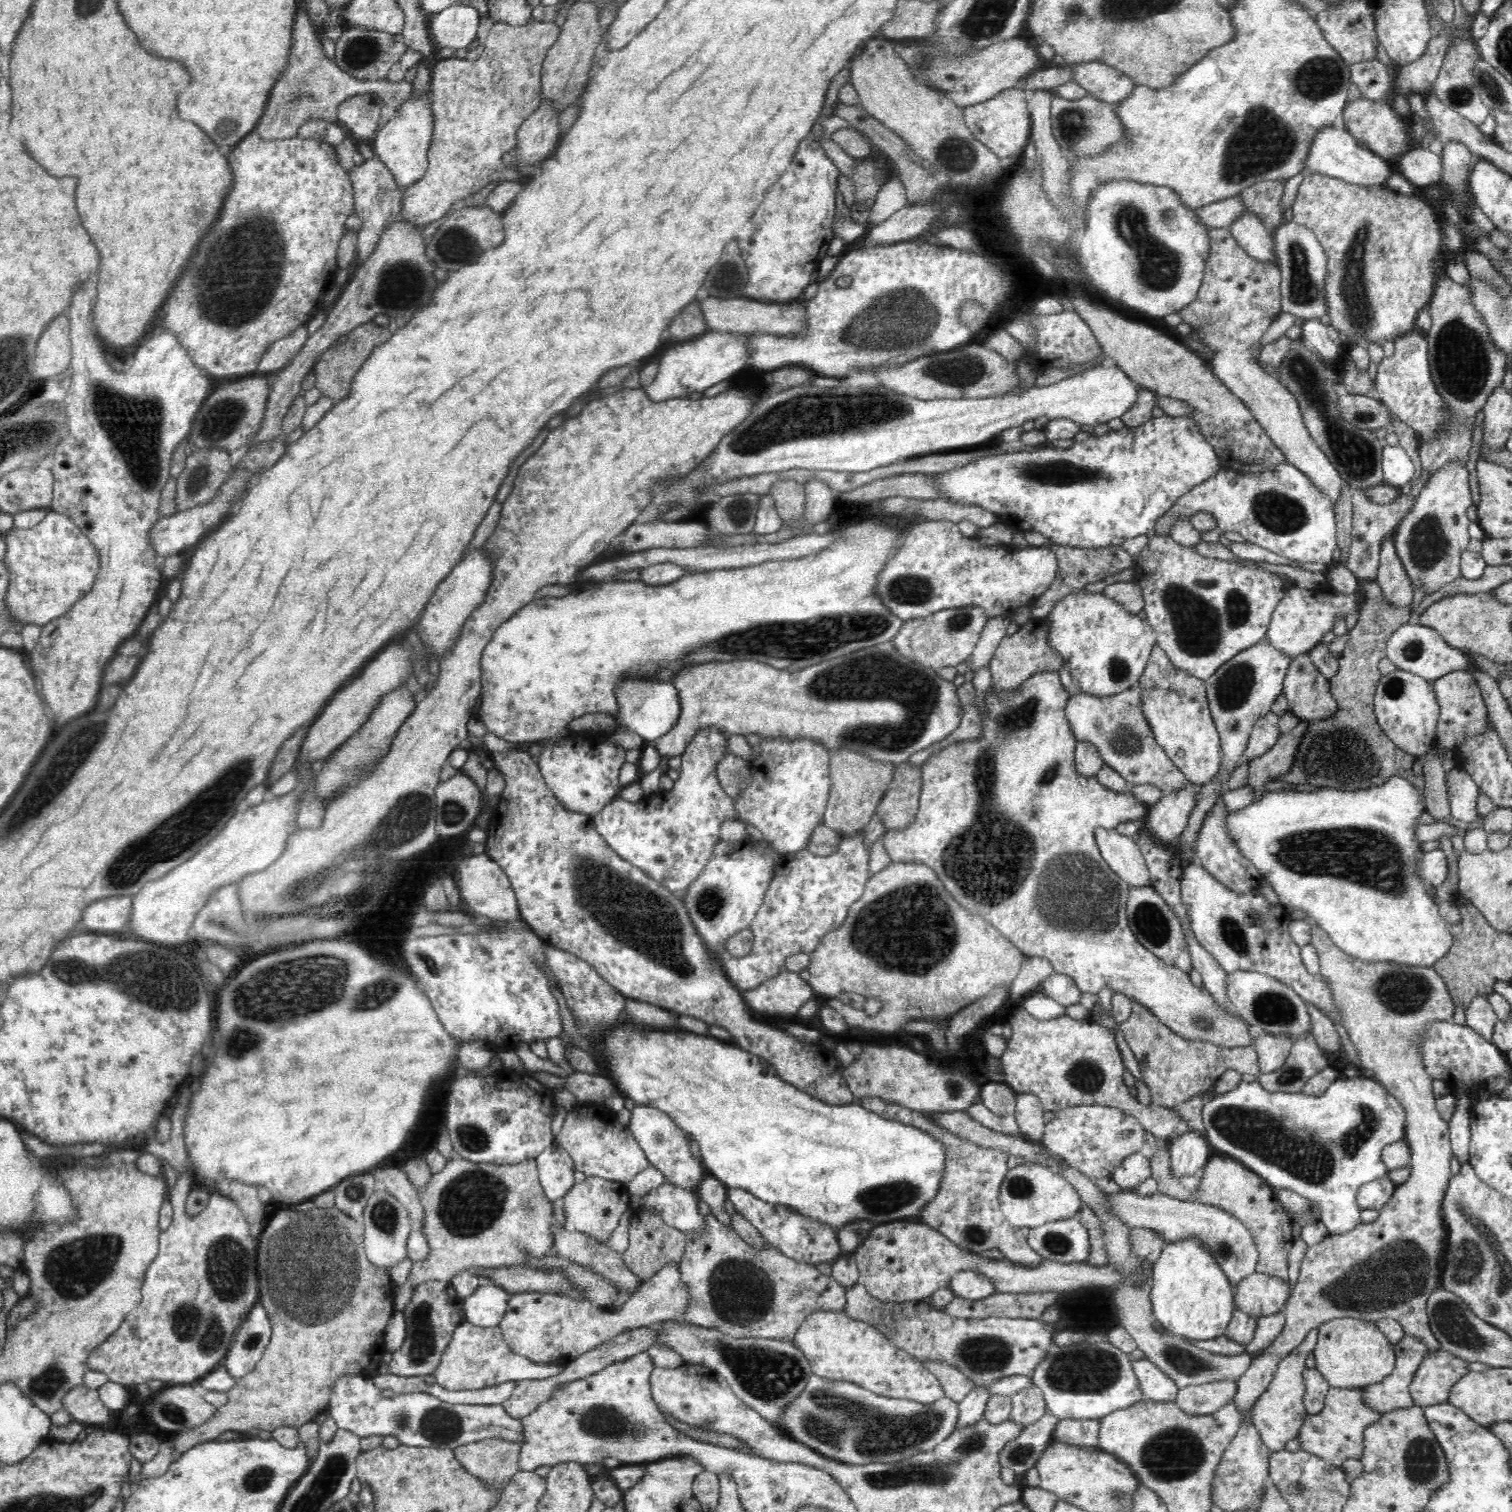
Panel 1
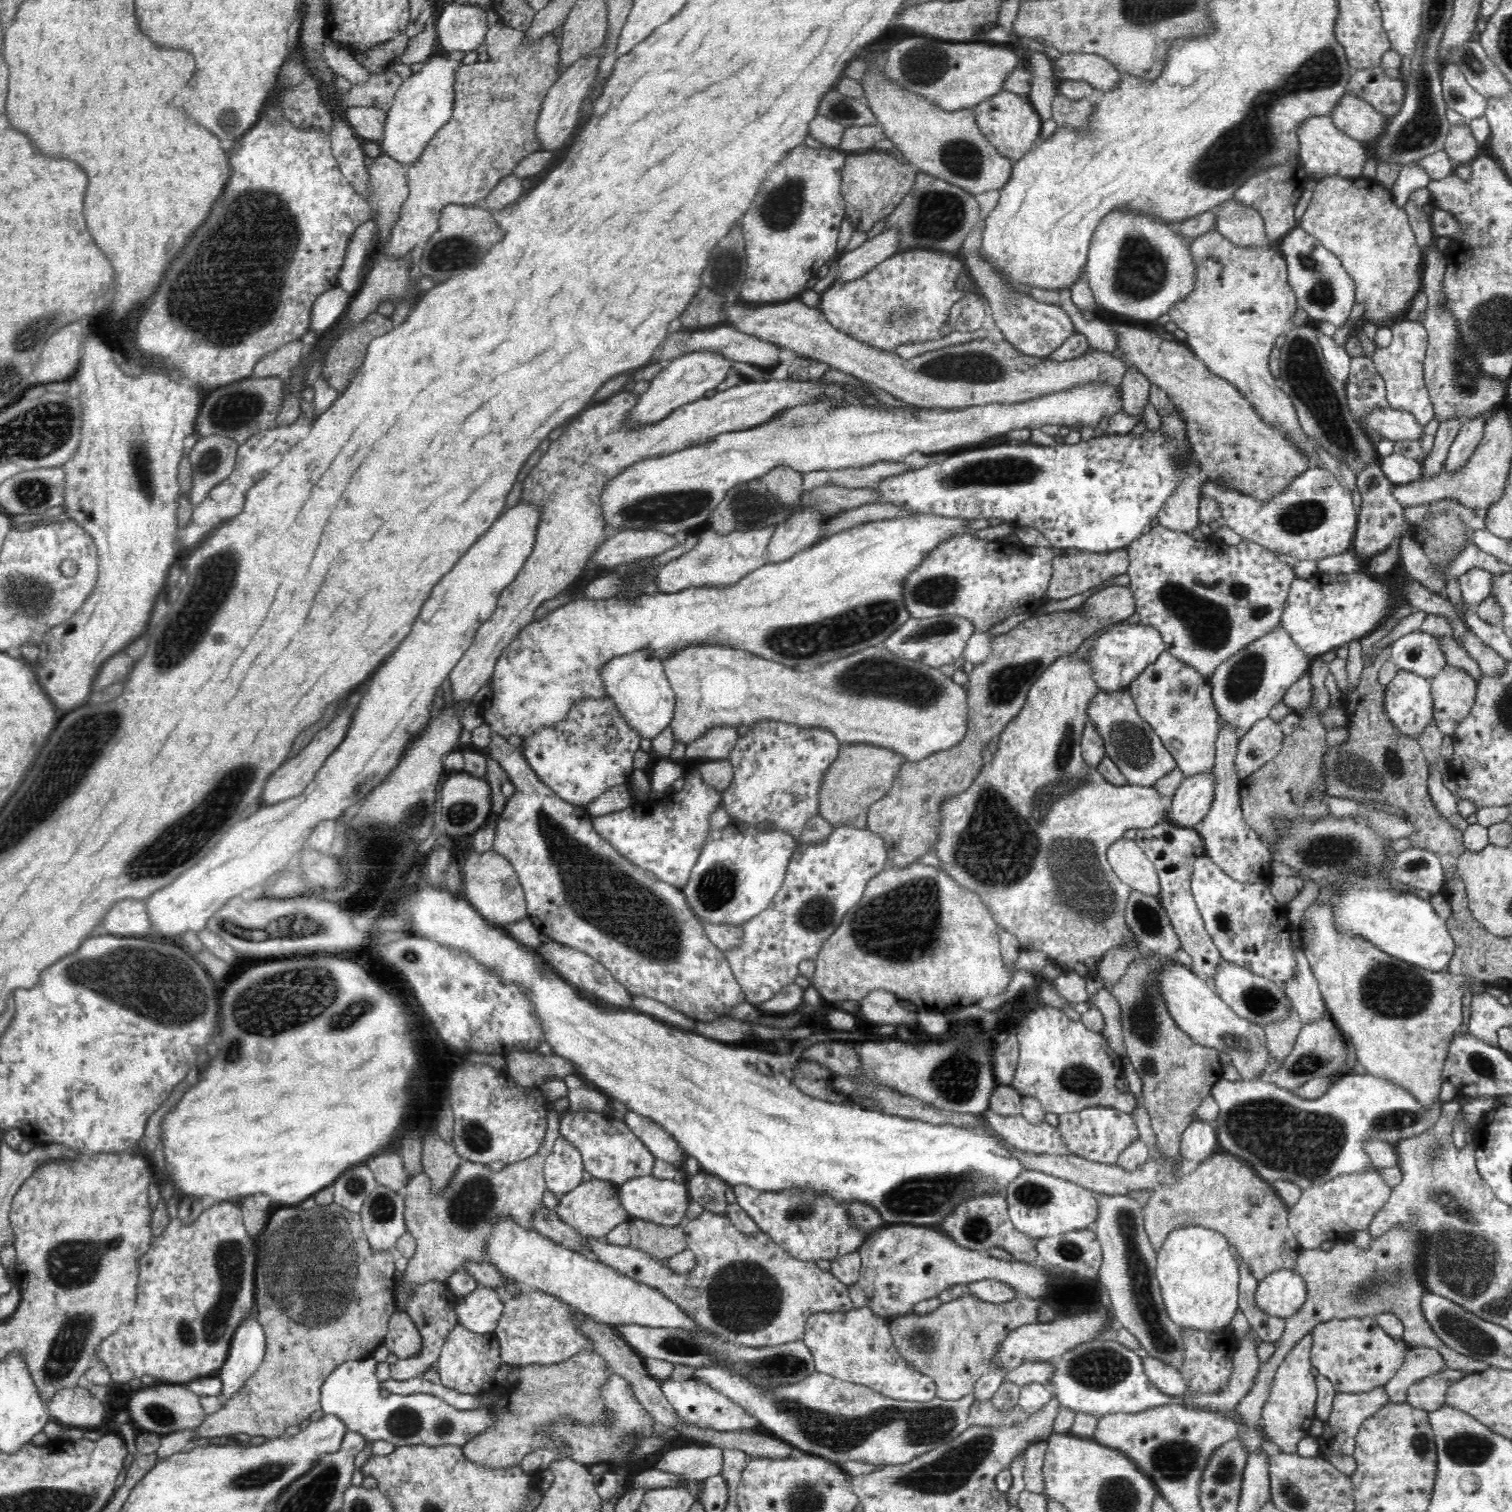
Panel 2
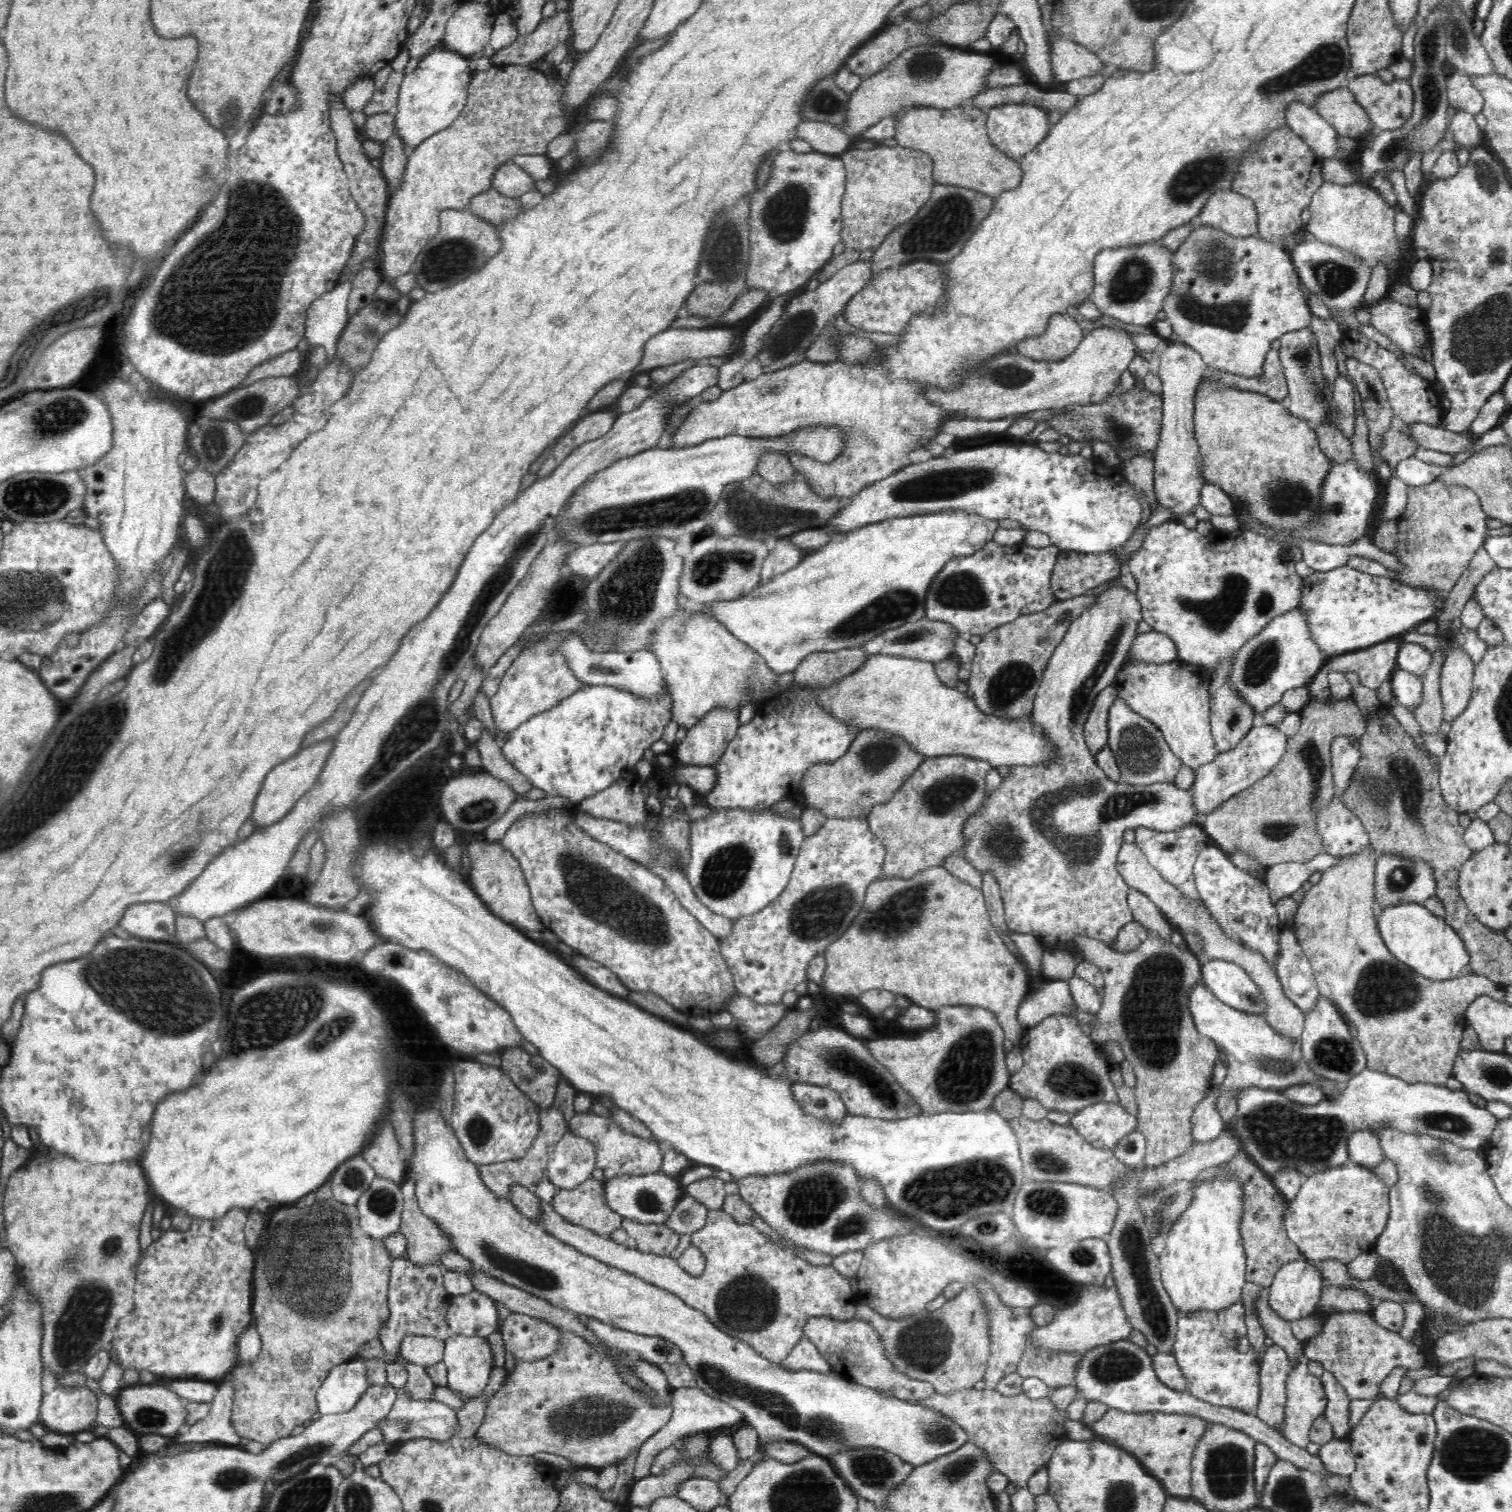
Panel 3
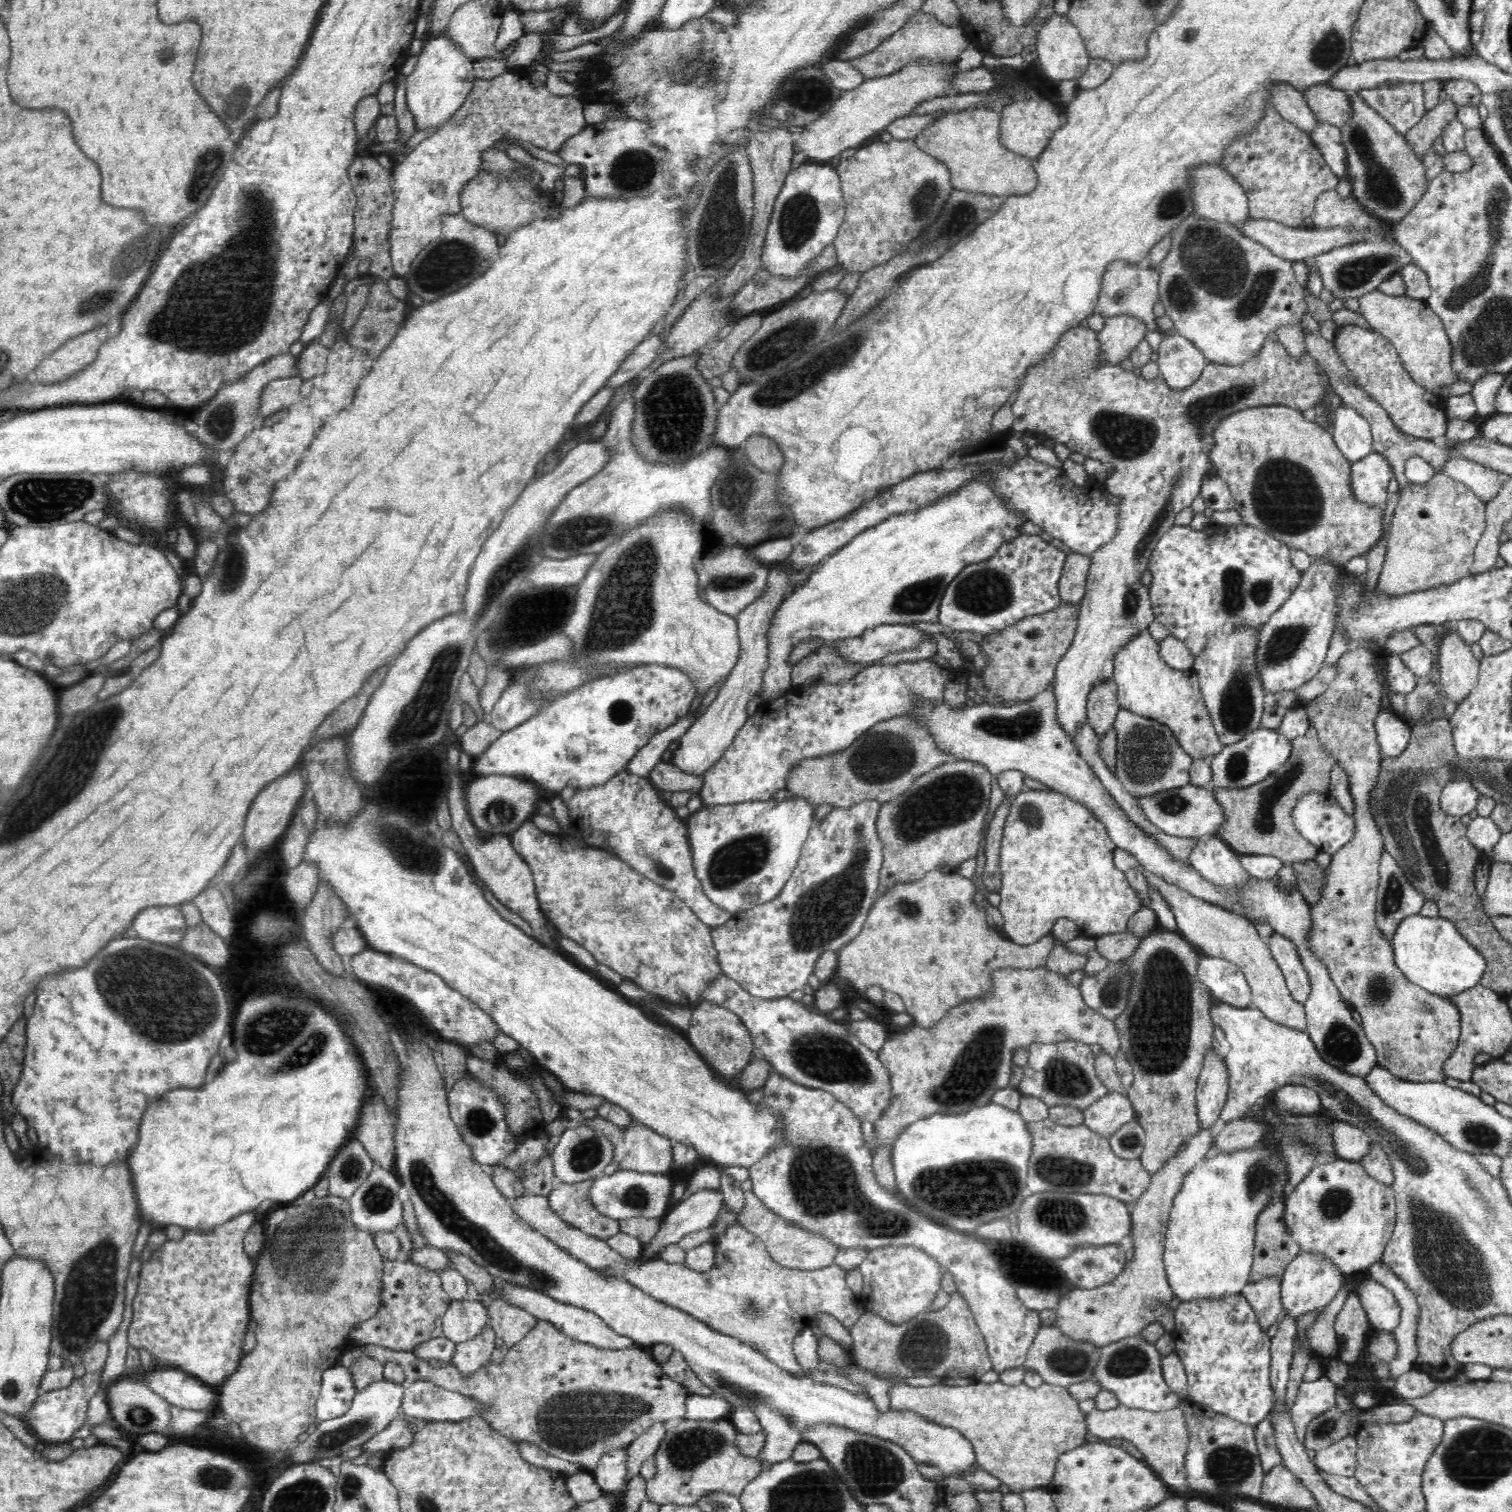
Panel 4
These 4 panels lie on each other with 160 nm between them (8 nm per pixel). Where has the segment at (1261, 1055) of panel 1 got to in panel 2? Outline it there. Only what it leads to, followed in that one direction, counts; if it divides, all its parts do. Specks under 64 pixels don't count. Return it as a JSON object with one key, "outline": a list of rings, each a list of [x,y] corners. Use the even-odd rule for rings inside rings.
{"outline":[[[1295,1010],[1291,1011],[1289,1018],[1264,1026],[1266,1046],[1273,1062],[1283,1063],[1286,1060],[1302,1027],[1300,1016]]]}

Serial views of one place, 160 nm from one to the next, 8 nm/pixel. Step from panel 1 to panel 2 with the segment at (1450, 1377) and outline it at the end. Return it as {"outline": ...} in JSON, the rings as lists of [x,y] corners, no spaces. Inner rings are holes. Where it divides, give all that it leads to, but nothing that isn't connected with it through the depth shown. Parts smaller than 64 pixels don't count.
{"outline":[[[1442,1371],[1430,1374],[1424,1380],[1410,1386],[1407,1403],[1414,1408],[1427,1410],[1430,1414],[1433,1410],[1446,1405],[1446,1392],[1451,1384]]]}

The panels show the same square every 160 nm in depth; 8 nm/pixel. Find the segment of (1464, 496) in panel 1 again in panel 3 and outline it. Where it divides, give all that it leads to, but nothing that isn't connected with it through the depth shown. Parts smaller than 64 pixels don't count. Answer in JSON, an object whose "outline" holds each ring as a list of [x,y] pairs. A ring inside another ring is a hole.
{"outline":[[[1496,392],[1484,404],[1481,412],[1478,413],[1478,417],[1470,424],[1470,429],[1467,432],[1474,439],[1480,439],[1488,431],[1500,426],[1509,410],[1502,392]]]}

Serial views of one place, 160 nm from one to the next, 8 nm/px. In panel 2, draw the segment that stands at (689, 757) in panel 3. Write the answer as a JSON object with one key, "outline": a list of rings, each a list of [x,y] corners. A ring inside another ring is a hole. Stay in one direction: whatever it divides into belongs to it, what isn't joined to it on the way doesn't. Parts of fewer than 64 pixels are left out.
{"outline":[[[716,726],[710,728],[704,736],[688,742],[685,746],[685,758],[697,761],[715,761],[728,759],[732,748],[739,738],[734,726]]]}

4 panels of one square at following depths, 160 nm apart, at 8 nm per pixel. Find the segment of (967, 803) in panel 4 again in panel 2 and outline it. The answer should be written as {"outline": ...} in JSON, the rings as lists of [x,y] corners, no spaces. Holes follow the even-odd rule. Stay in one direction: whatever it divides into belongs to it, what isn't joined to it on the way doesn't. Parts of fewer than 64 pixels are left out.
{"outline":[[[1129,586],[1103,587],[1080,608],[1040,616],[1032,614],[1007,633],[993,637],[992,654],[974,667],[966,685],[969,715],[964,738],[948,750],[919,761],[906,761],[886,796],[869,808],[867,828],[884,839],[889,866],[906,868],[931,852],[939,837],[941,802],[972,784],[984,764],[982,748],[990,746],[1007,722],[1019,713],[1029,688],[1042,672],[1060,656],[1074,653],[1083,640],[1099,629],[1124,621],[1134,612],[1136,601]]]}

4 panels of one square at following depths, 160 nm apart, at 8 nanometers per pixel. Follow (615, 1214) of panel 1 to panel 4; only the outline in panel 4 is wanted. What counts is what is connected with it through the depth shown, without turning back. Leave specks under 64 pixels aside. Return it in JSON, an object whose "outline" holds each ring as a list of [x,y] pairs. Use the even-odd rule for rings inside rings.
{"outline":[[[593,1179],[574,1184],[563,1183],[547,1197],[558,1217],[574,1228],[599,1239],[608,1239],[621,1232],[619,1221],[608,1218],[590,1203],[590,1186]]]}

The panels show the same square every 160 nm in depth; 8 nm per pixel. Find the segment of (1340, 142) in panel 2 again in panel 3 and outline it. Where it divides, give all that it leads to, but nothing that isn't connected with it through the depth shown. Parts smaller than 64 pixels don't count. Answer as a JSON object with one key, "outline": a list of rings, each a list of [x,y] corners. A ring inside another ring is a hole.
{"outline":[[[1292,102],[1286,106],[1286,122],[1291,131],[1303,138],[1318,158],[1336,159],[1340,150],[1339,134],[1314,107]]]}

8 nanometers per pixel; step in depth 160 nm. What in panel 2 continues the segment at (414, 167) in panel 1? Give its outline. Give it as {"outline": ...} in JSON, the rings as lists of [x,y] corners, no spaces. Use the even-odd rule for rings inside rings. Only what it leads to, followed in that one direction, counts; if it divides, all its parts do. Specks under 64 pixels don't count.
{"outline":[[[430,57],[419,72],[404,80],[387,111],[383,137],[379,142],[383,154],[404,166],[414,164],[422,156],[428,142],[452,116],[455,70],[460,65],[460,61],[450,58]]]}

